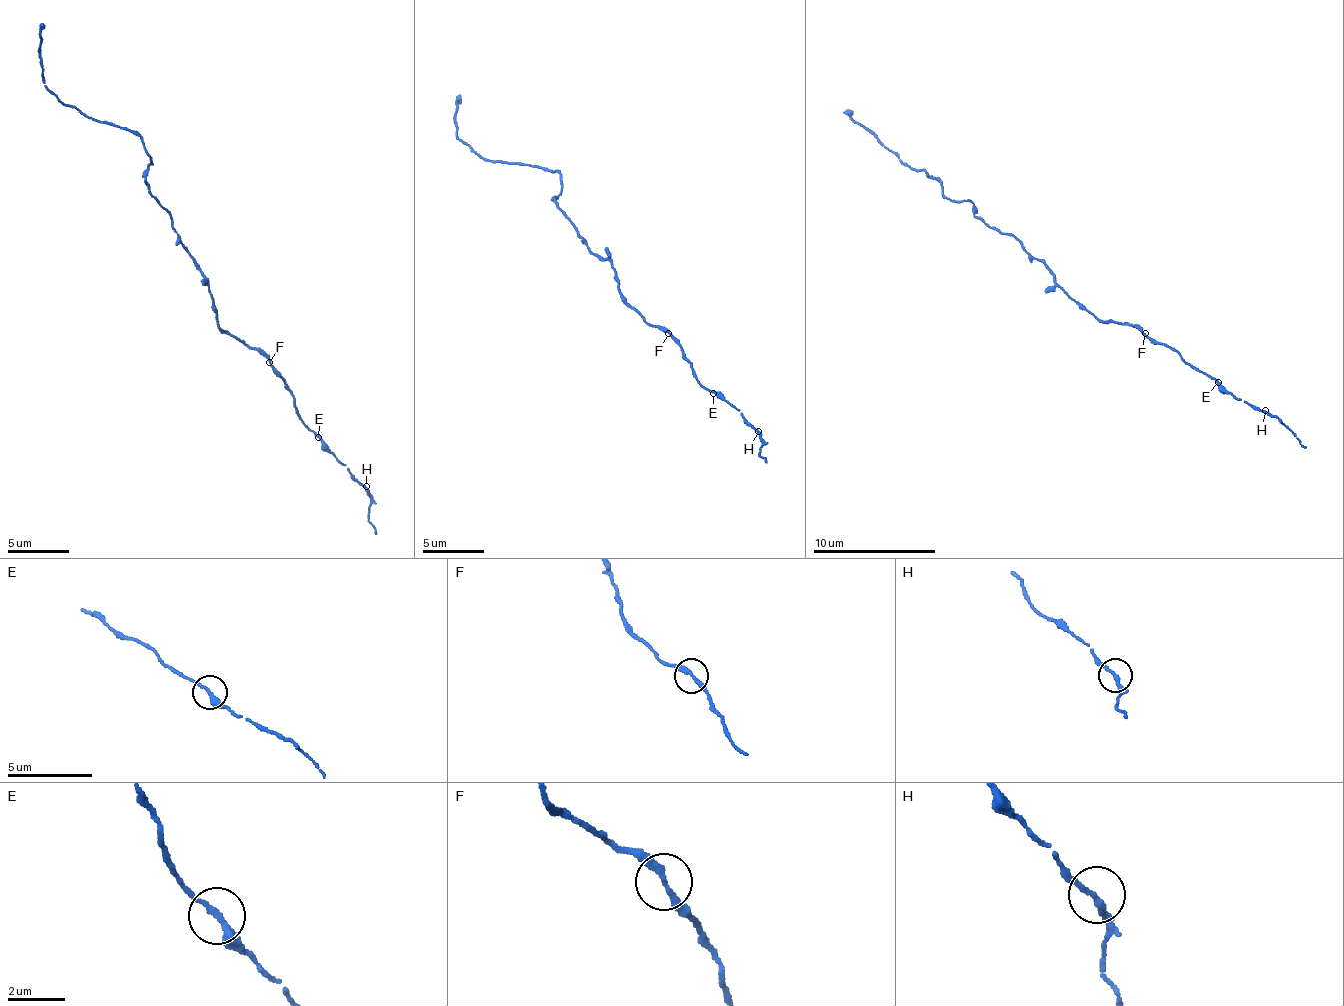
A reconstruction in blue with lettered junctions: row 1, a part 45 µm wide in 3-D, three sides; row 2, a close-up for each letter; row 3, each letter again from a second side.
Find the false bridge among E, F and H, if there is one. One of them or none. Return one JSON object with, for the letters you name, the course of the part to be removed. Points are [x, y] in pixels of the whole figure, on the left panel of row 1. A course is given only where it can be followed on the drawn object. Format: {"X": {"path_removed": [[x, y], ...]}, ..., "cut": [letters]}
{"cut": []}

